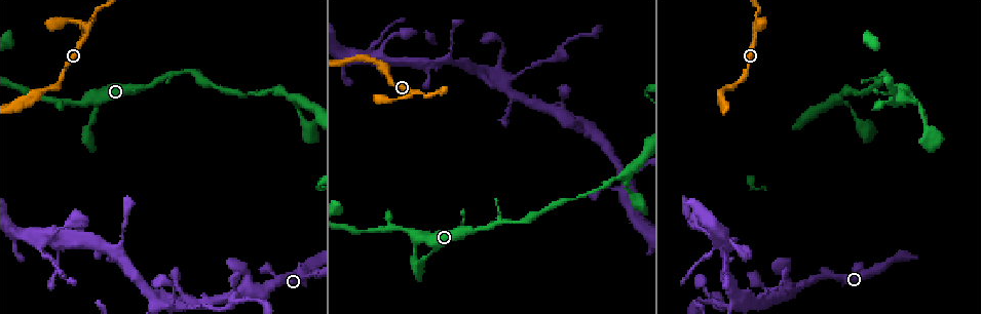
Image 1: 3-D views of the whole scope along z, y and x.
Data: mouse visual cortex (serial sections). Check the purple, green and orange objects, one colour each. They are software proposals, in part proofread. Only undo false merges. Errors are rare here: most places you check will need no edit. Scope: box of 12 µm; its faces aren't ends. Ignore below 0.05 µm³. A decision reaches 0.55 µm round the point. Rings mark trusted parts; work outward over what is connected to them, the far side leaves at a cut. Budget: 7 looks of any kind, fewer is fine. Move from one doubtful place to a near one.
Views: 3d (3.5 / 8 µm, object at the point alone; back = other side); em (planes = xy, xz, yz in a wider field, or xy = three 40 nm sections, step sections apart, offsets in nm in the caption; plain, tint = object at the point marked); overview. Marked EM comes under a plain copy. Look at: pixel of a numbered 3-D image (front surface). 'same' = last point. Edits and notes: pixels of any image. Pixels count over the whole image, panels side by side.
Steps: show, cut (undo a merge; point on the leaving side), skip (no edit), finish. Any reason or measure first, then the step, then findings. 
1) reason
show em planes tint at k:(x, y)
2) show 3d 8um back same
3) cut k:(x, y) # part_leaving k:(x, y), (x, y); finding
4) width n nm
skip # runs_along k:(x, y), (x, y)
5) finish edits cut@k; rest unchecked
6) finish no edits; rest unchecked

thin arm on a thick one
show 3d 3.5um at 1:(745, 303)

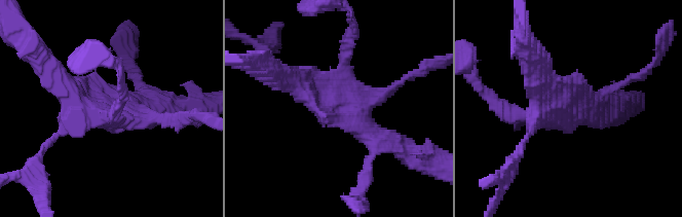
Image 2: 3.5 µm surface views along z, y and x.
need the tissue
show em xy step 5 tint at 2:(352, 111)

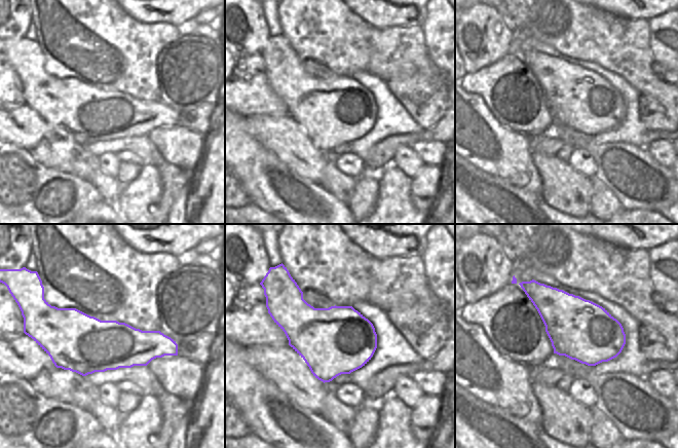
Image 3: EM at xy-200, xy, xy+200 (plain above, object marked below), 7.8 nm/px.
skip # runs_along 2:(409, 154), (325, 85), (299, 78); continuous, no second cell

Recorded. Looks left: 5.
small branch off a trunk
show 3d 3.5um at 1:(449, 60)

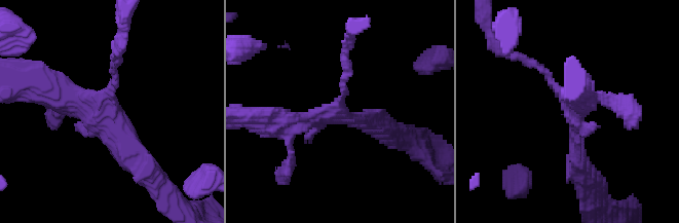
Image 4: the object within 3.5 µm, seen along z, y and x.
need the tissue
show em xy step 5 tint at 4:(108, 125)

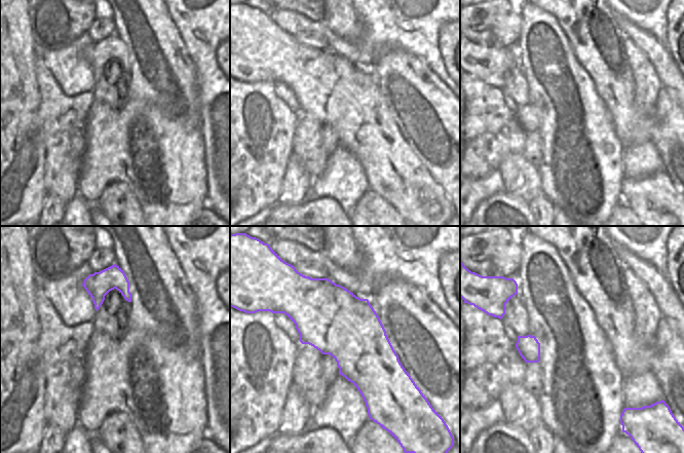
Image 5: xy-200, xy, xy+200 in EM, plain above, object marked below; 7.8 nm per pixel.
width 500 nm
skip # runs_along 4:(150, 176), (112, 128), (49, 94); all the same cell

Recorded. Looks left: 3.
sudden change in width
show 3d 3.5um at 1:(473, 231)

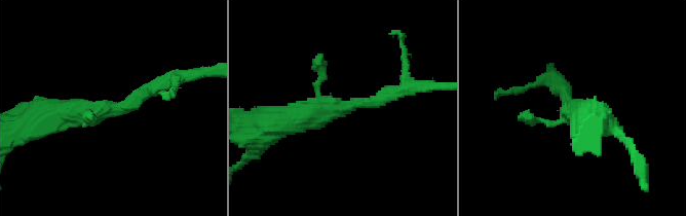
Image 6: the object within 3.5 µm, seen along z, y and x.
show em xy step 1 tint at 6:(111, 110)

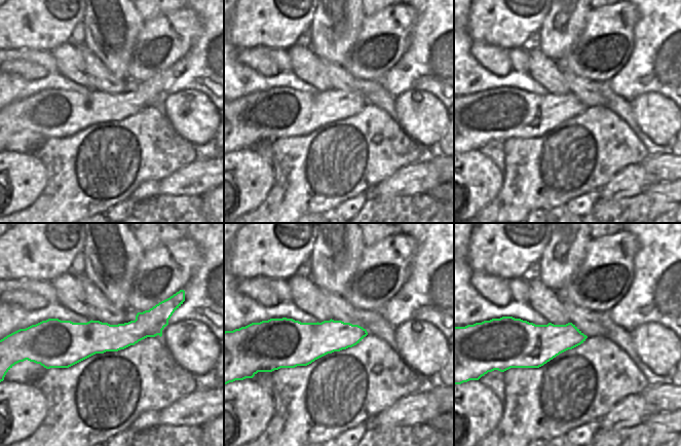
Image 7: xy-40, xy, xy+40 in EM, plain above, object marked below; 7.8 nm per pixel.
skip # runs_along 6:(43, 118), (131, 106), (166, 80); all the same cell

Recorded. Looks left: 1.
finish no edits; rest unchecked

